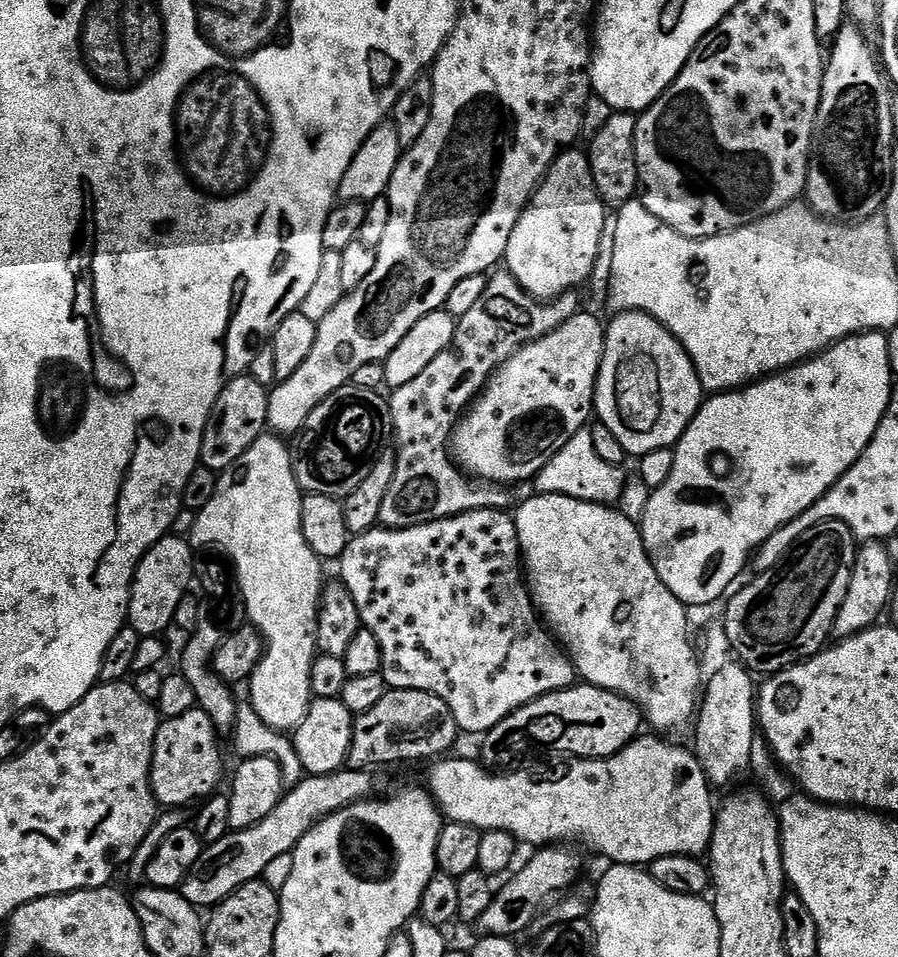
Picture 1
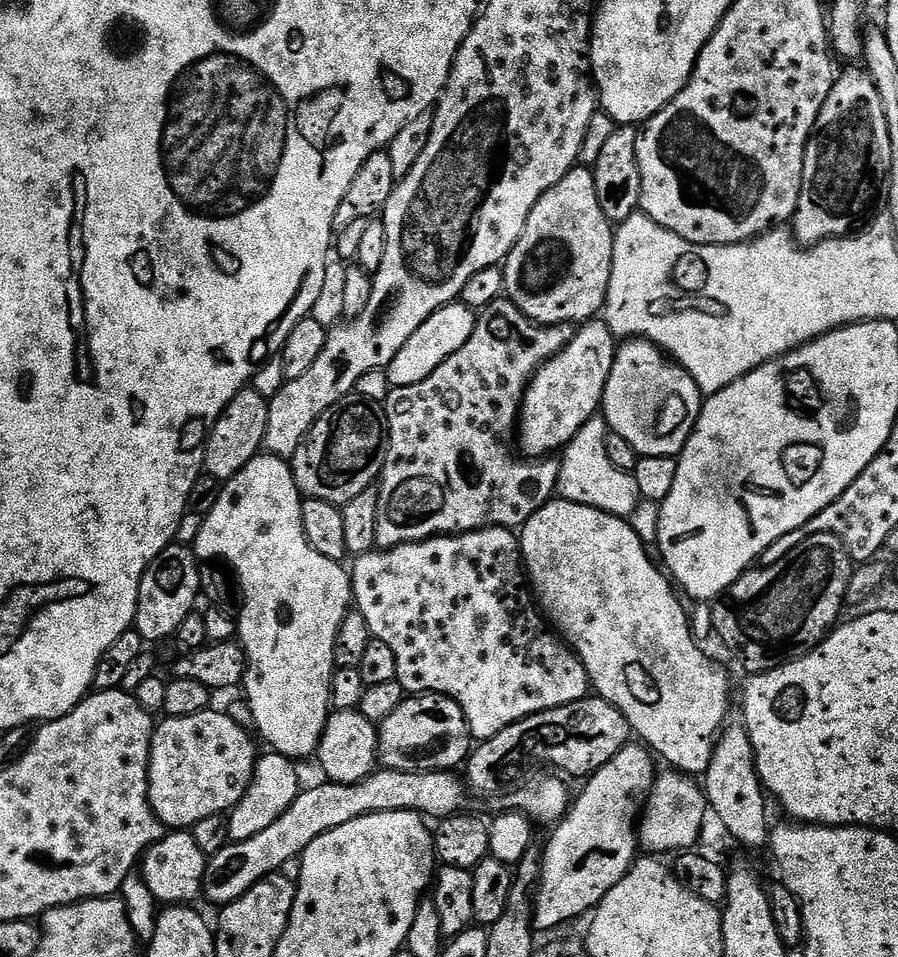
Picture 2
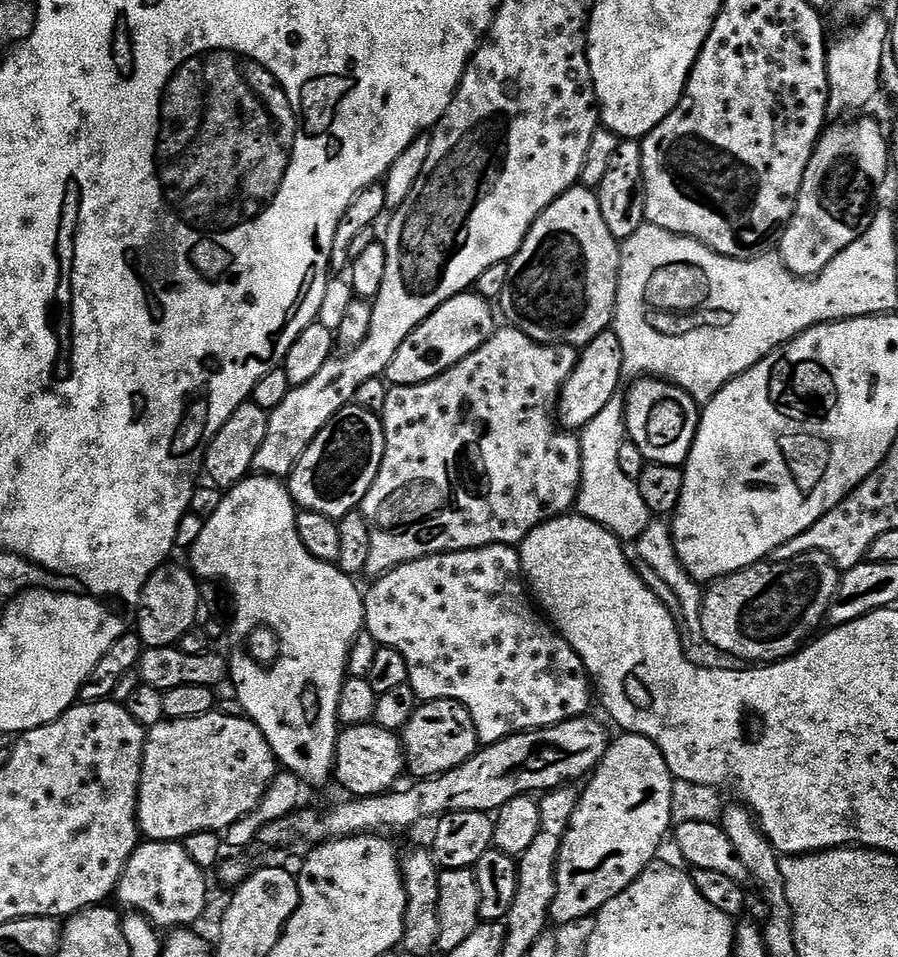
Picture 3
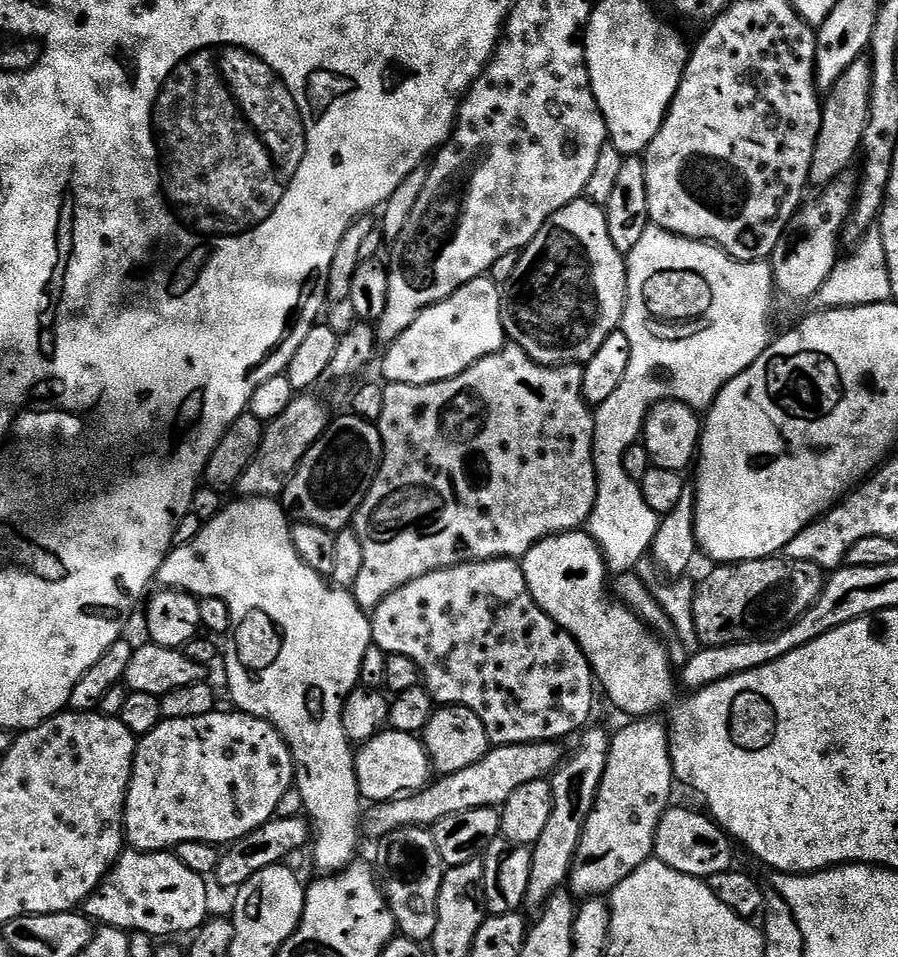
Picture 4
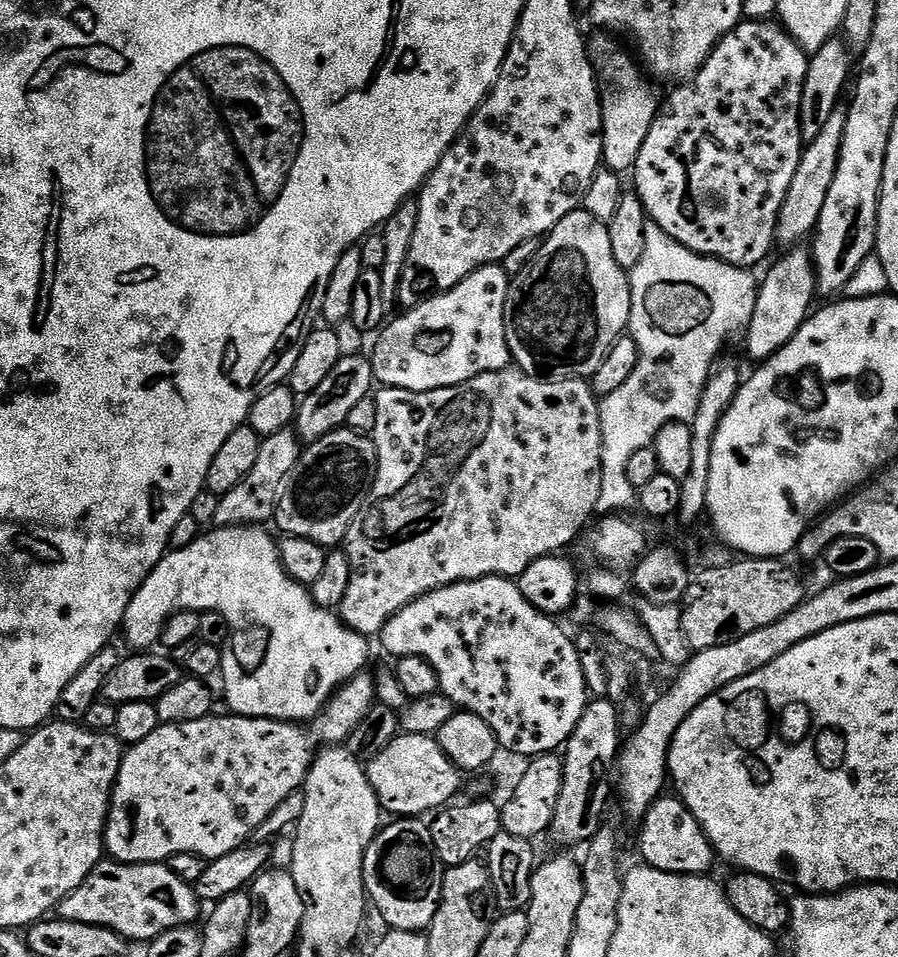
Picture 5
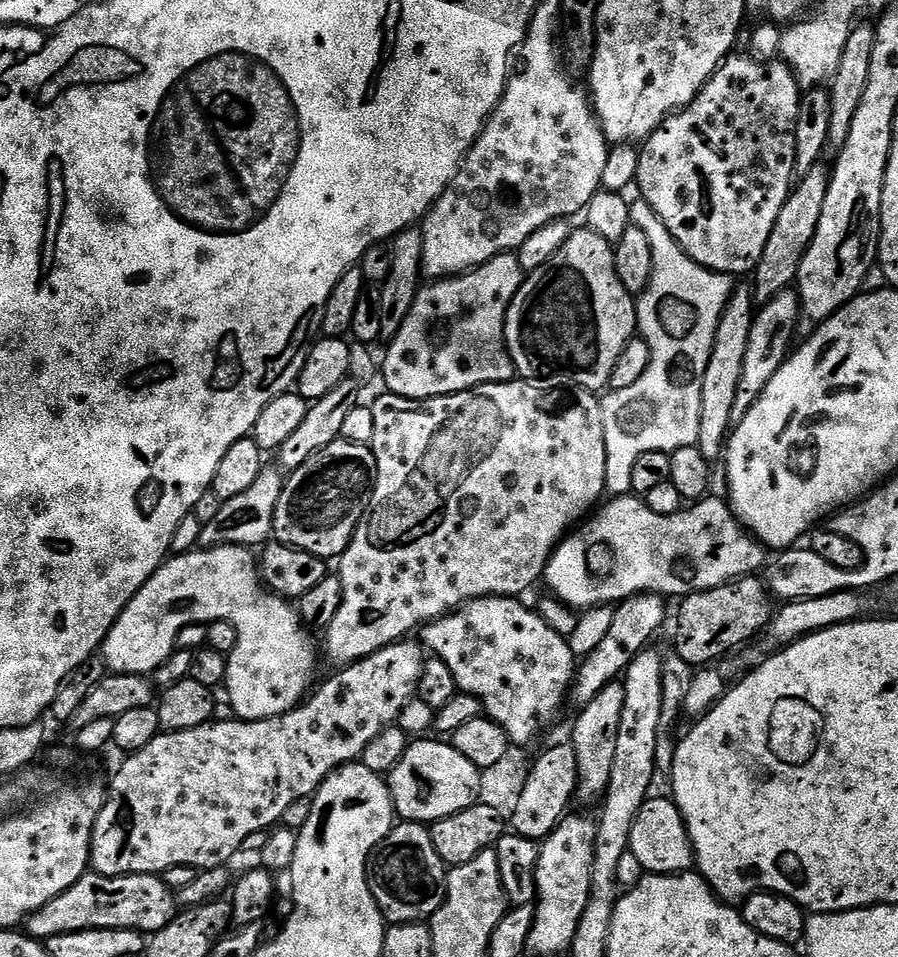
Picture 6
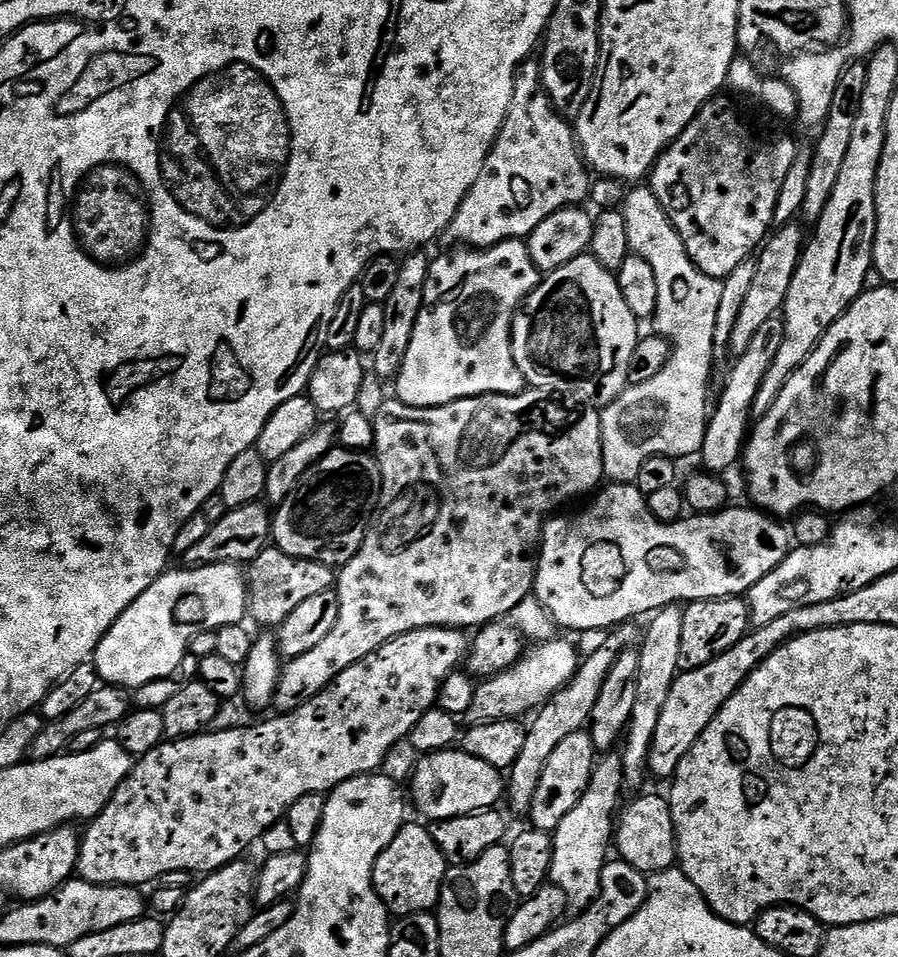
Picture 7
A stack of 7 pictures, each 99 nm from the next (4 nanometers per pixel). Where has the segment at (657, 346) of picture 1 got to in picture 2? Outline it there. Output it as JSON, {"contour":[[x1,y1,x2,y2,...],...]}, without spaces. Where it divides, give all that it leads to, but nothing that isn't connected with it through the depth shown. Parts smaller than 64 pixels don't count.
{"contour":[[628,338,617,347,614,366,604,391,602,415,608,421,609,429,625,438,639,457,677,457,694,430,701,407,702,393,694,378,690,378,686,369,661,352,656,345,643,338]]}

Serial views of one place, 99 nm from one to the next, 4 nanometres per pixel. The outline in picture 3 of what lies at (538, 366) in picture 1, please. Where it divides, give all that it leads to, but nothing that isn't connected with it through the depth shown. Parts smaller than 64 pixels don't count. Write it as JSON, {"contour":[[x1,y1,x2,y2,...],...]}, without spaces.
{"contour":[[609,330,598,334,594,342,585,344,576,361,576,368,566,378,560,391,558,420,565,429,585,428,590,418,595,418,606,406,606,402,617,399,620,380,624,376,622,342,618,342,615,331]]}

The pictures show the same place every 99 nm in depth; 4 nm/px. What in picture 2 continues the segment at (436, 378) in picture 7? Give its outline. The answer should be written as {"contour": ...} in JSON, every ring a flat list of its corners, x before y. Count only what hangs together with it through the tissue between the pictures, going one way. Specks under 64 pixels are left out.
{"contour":[[459,302,445,304,430,318,426,318,426,322,422,322,422,326,418,326,418,330,410,334,406,346,402,346,402,350,398,350,398,354,394,354,394,358,388,364,386,371,389,385,392,388,414,386,430,378,430,374,434,374,434,370,438,370,438,366,442,366,446,358,450,358,450,354,458,354,458,350,466,346,470,334,474,332,476,318,477,313,473,309]]}

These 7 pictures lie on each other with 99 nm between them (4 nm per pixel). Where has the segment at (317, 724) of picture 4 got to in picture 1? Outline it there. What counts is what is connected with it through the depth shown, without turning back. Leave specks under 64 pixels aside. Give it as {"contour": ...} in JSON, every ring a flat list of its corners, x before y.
{"contour":[[262,435,254,442,254,446,250,446,250,450,246,450,246,454,242,454,242,458,238,458,238,462,219,473,220,481,218,490,214,490,214,498,210,498,204,509,196,513,190,543,196,550,219,550,230,561,238,581,239,595,240,592,244,595,243,611,247,619,248,616,252,619,249,620,251,627,264,640,264,656,250,677,250,702,266,726,288,734,300,725,314,699,310,670,318,655,316,623,320,617,326,577,320,569,320,557,314,554,314,550,310,550,310,546,306,546,306,538,302,538,304,496,296,480,296,472,292,469,289,445,283,443,287,444,279,435]]}

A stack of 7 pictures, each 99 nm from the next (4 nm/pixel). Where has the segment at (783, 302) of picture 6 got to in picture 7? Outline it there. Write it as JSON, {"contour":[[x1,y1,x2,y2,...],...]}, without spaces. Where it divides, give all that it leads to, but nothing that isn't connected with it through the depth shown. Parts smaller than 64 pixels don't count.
{"contour":[[777,314,767,319,754,333,750,346,735,357,732,369,728,372,728,381,720,392,720,397,715,397,714,407,711,409,706,426,704,441,698,453,699,459,704,459,703,466,709,473,724,474,727,468,737,467,741,459,744,445,750,435,750,417,754,398,758,394,758,386,762,386,762,378,766,378,766,370,770,370,770,362,778,355,782,347,782,334,784,333,784,317]]}

